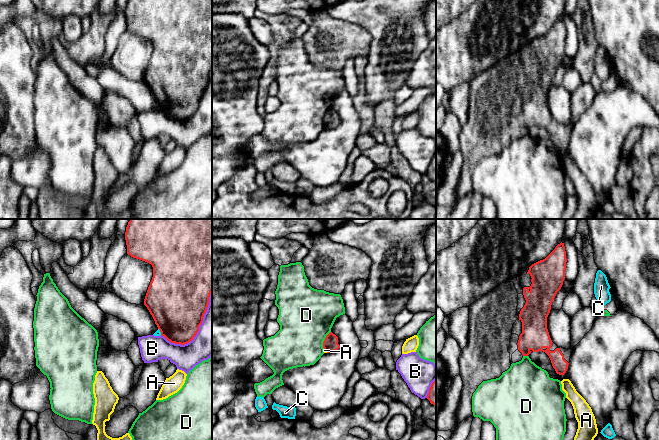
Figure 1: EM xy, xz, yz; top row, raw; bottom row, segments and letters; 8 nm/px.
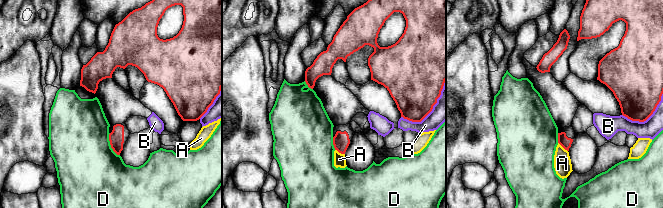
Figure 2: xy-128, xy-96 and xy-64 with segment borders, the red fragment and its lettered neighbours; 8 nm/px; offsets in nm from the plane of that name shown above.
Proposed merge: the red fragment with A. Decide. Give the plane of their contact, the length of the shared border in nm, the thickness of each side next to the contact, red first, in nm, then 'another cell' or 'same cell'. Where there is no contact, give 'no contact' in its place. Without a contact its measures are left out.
meets red in xz; contact 40 nm long; 120 nm thick on the red side, 20 nm on the other; another cell

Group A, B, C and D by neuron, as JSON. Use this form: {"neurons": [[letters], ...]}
{"neurons": [["A"], ["B"], ["C"], ["D"]]}

